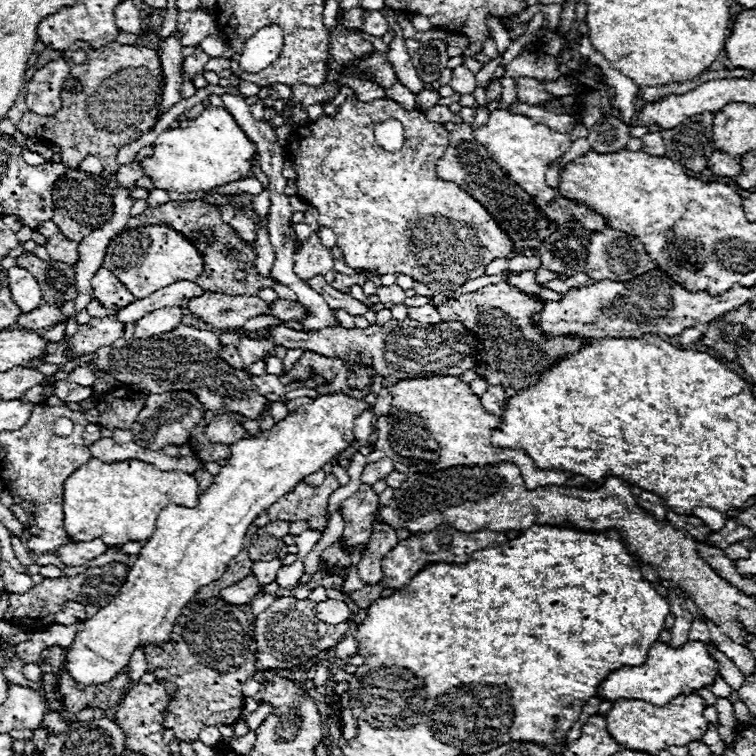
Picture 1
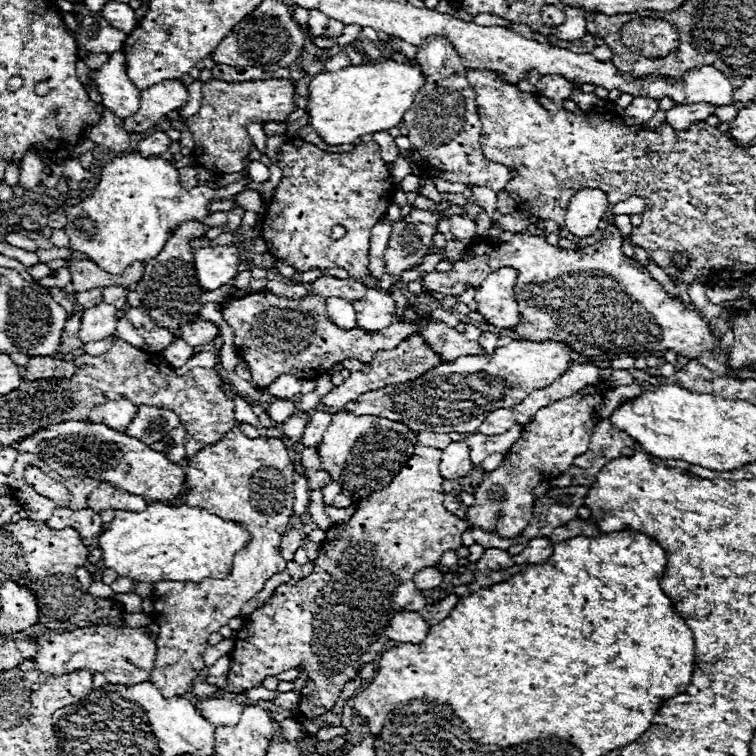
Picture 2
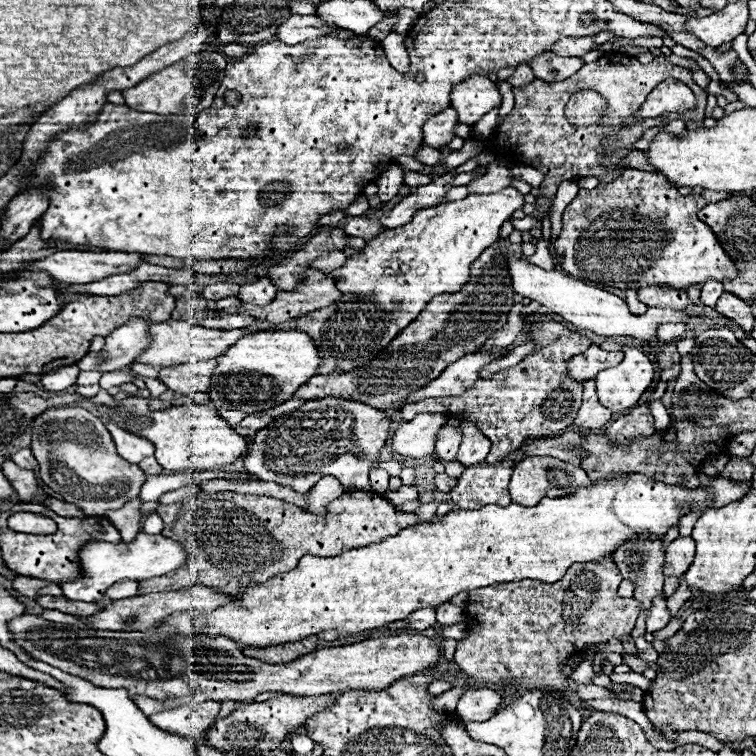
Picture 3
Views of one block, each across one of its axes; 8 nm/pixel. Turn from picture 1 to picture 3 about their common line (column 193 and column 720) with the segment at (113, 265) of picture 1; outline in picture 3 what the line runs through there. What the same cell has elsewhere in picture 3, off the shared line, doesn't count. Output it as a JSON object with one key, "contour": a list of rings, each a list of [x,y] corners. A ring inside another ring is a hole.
{"contour":[[[626,168],[622,176],[610,184],[600,184],[594,190],[580,188],[578,196],[562,214],[562,232],[554,242],[554,256],[560,268],[568,274],[620,290],[638,290],[642,286],[688,290],[694,284],[702,286],[706,280],[732,280],[738,276],[736,262],[724,252],[710,226],[696,216],[704,204],[706,200],[700,194],[678,194],[664,174]],[[588,204],[592,210],[586,214],[584,208]]]}

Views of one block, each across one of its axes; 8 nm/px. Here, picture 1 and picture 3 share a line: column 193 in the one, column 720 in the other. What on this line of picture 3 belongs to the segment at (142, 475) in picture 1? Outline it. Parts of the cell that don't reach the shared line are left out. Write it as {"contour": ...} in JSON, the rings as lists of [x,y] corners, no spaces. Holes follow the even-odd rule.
{"contour":[[[628,474],[614,476],[606,482],[592,482],[590,486],[580,486],[574,494],[568,496],[544,496],[536,506],[530,508],[524,508],[520,504],[488,504],[478,510],[452,510],[432,522],[404,528],[400,534],[390,536],[388,540],[364,548],[354,548],[334,558],[306,554],[300,558],[294,570],[274,576],[260,586],[248,586],[242,596],[234,596],[236,602],[204,614],[178,612],[164,622],[164,628],[180,634],[204,628],[210,636],[228,636],[242,646],[252,644],[256,648],[264,648],[264,644],[302,640],[304,636],[318,634],[322,630],[356,634],[372,628],[382,628],[390,622],[404,620],[408,614],[416,612],[416,608],[440,606],[444,604],[444,600],[450,600],[460,592],[472,592],[490,584],[514,580],[540,580],[546,584],[554,584],[576,562],[596,562],[600,558],[612,556],[620,544],[630,542],[636,536],[664,536],[670,528],[678,526],[682,516],[704,512],[708,508],[720,508],[732,500],[740,500],[750,490],[752,482],[732,482],[722,476],[710,480],[706,486],[690,490],[652,480],[644,474]]]}

